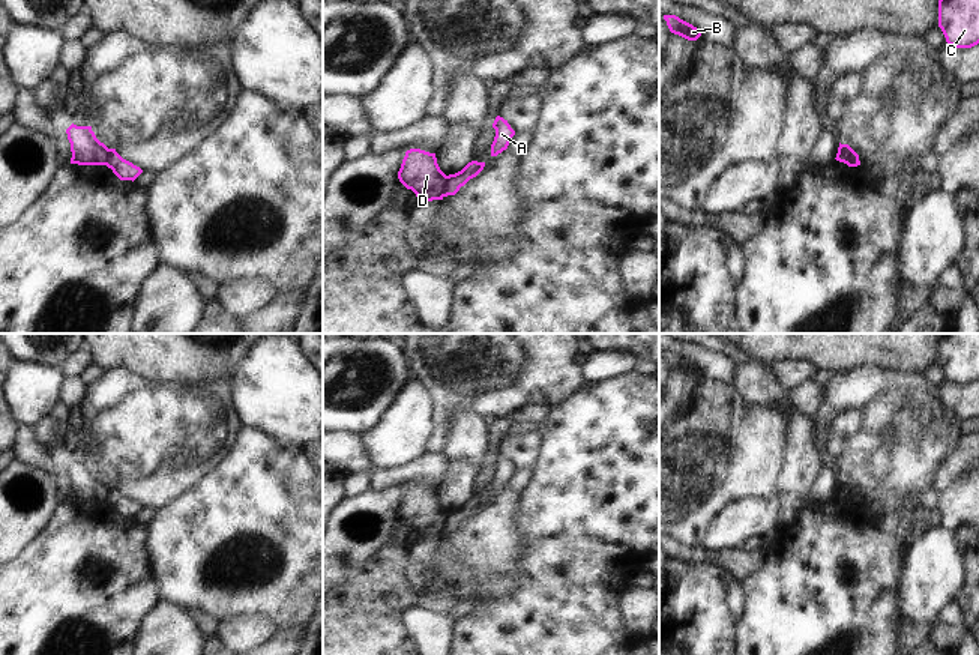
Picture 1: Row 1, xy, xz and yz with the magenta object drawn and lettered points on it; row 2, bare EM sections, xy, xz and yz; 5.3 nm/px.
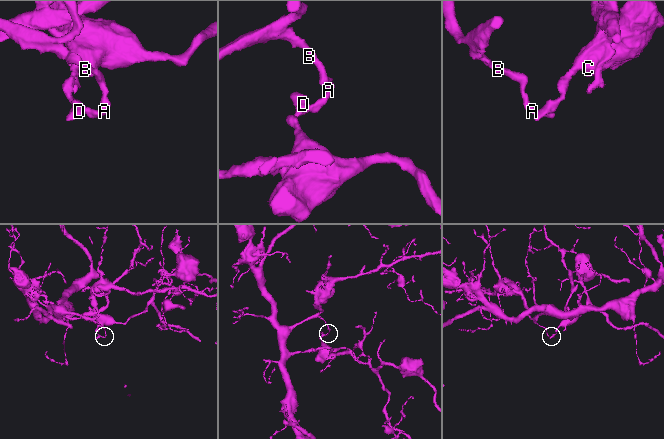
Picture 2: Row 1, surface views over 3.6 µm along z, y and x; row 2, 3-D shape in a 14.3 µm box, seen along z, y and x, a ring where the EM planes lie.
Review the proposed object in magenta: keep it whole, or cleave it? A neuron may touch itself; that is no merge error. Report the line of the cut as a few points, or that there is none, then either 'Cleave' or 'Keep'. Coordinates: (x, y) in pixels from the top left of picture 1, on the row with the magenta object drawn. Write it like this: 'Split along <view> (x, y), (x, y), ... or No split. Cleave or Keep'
Split along xz (446, 176), (443, 196). Cleave

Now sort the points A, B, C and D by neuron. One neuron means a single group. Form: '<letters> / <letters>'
A B / C D

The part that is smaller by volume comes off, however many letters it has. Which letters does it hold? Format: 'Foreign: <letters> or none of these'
Foreign: C, D

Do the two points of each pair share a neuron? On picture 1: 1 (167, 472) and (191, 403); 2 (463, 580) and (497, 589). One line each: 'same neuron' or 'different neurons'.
1: same neuron
2: same neuron

